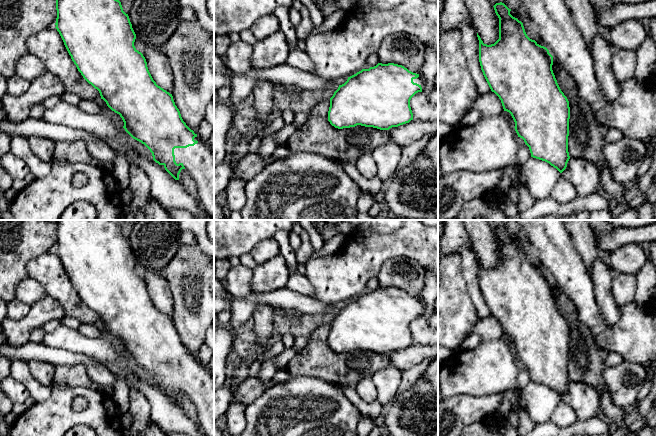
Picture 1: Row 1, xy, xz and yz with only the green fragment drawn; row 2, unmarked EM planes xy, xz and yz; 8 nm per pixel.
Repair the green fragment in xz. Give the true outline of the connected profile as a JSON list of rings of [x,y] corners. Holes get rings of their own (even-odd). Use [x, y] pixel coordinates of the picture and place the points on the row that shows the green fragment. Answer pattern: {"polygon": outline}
{"polygon": [[[378,63],[339,85],[330,98],[328,121],[338,129],[357,125],[389,130],[413,120],[411,98],[425,91],[419,74],[402,65]]]}

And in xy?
{"polygon": [[[56,0],[56,10],[55,28],[83,78],[99,91],[101,99],[107,106],[120,115],[125,131],[133,139],[144,144],[152,153],[153,160],[163,165],[175,180],[179,180],[182,169],[190,173],[197,186],[200,202],[211,220],[214,220],[214,154],[208,143],[203,142],[183,121],[172,94],[153,80],[145,57],[134,46],[136,34],[128,14],[123,11],[121,2],[119,0]]]}

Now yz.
{"polygon": [[[504,3],[493,7],[499,18],[499,39],[487,45],[477,33],[483,75],[491,91],[501,100],[504,111],[511,114],[515,131],[529,147],[531,157],[549,163],[562,173],[570,159],[570,107],[553,73],[553,56],[546,47],[527,36],[523,23],[510,14],[511,9]]]}

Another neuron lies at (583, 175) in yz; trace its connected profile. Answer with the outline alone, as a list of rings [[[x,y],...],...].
[[[570,158],[561,175],[576,188],[578,197],[586,197],[601,190],[601,174],[598,168],[588,160]]]

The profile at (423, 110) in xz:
[[[426,91],[416,93],[410,100],[413,119],[423,122],[438,121],[438,105],[430,102]]]

